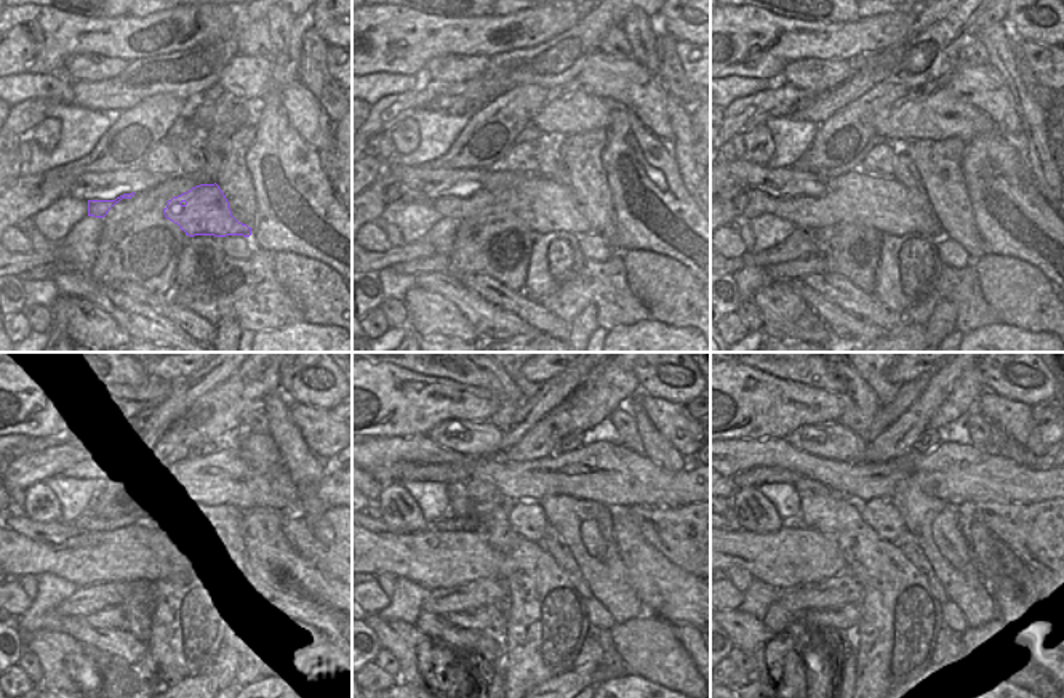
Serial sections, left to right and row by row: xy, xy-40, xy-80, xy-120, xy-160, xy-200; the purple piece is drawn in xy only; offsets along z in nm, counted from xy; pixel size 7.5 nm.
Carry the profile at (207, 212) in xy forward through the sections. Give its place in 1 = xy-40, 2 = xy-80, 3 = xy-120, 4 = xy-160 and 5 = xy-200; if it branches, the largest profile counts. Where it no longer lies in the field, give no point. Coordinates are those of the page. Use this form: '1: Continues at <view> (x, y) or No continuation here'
1: Continues at xy-40 (560, 212)
2: Continues at xy-80 (839, 204)
3: Continues at xy-120 (95, 557)
4: Continues at xy-160 (434, 559)
5: Continues at xy-200 (786, 559).

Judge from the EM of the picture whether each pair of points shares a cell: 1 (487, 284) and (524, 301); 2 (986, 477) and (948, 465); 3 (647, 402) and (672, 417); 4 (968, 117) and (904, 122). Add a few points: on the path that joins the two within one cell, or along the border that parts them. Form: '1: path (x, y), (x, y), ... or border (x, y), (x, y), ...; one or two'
1: path (493, 292), (514, 301); one
2: path (976, 476), (957, 473); one
3: path (653, 407), (666, 417); one
4: path (952, 119), (920, 119); one

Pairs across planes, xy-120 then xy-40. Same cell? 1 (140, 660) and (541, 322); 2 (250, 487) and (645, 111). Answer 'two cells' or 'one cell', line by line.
1: one cell
2: two cells

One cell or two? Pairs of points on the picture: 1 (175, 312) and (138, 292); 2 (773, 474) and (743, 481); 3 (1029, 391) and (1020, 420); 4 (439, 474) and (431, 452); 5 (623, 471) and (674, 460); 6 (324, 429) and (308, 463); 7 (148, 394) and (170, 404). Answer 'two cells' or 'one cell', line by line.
1: one cell
2: one cell
3: two cells
4: two cells
5: two cells
6: two cells
7: two cells

